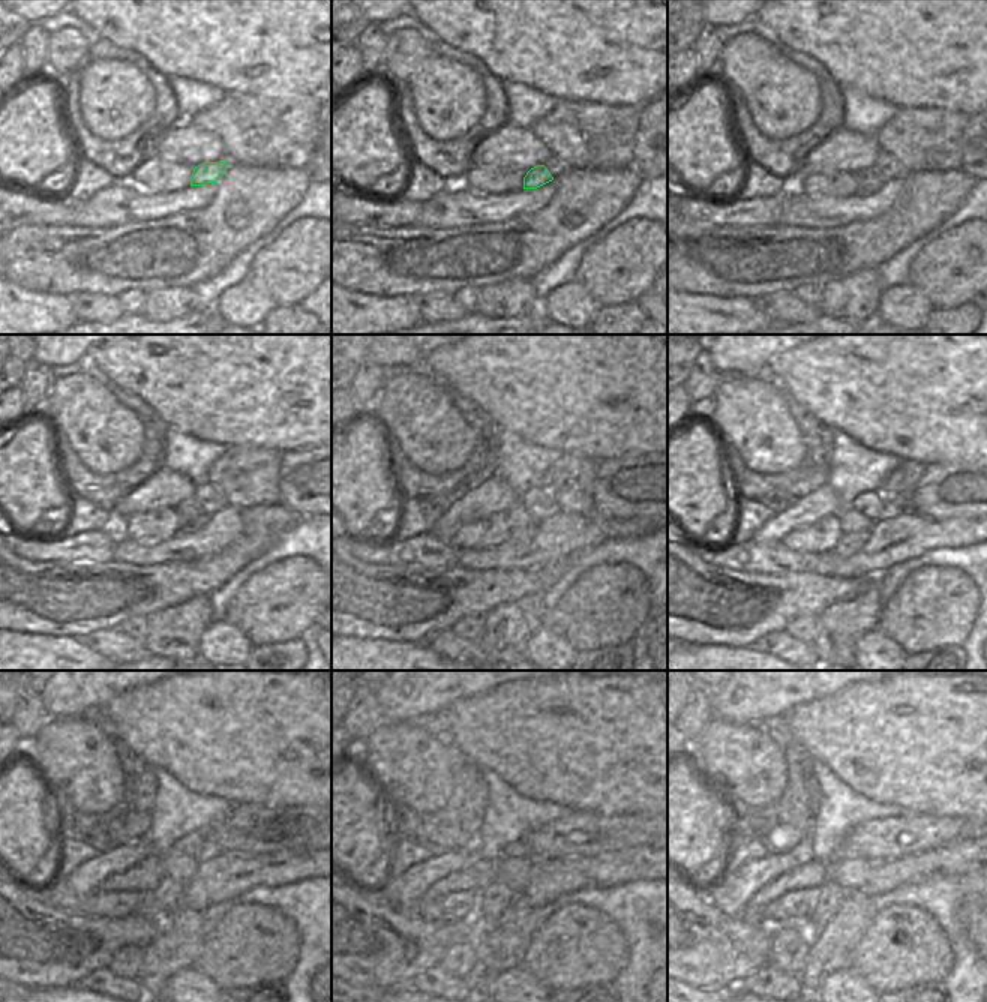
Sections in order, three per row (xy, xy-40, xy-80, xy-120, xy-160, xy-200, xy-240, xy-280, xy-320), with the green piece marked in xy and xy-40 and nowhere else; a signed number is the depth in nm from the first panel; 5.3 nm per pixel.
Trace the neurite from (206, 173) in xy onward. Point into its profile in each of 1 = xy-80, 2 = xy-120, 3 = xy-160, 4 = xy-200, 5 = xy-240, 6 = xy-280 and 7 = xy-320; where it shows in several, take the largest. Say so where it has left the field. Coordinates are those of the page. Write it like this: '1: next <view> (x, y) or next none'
1: next xy-80 (869, 182)
2: next xy-120 (192, 524)
3: next xy-160 (521, 537)
4: next xy-200 (848, 545)
5: next xy-240 (167, 894)
6: next xy-280 (494, 900)
7: next xy-320 (830, 896)

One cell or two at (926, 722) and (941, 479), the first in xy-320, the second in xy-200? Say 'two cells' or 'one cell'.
two cells

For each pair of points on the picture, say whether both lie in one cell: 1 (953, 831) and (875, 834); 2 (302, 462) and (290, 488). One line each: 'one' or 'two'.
1: one
2: one

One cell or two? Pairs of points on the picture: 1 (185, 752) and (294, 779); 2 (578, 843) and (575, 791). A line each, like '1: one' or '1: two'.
1: one
2: two

